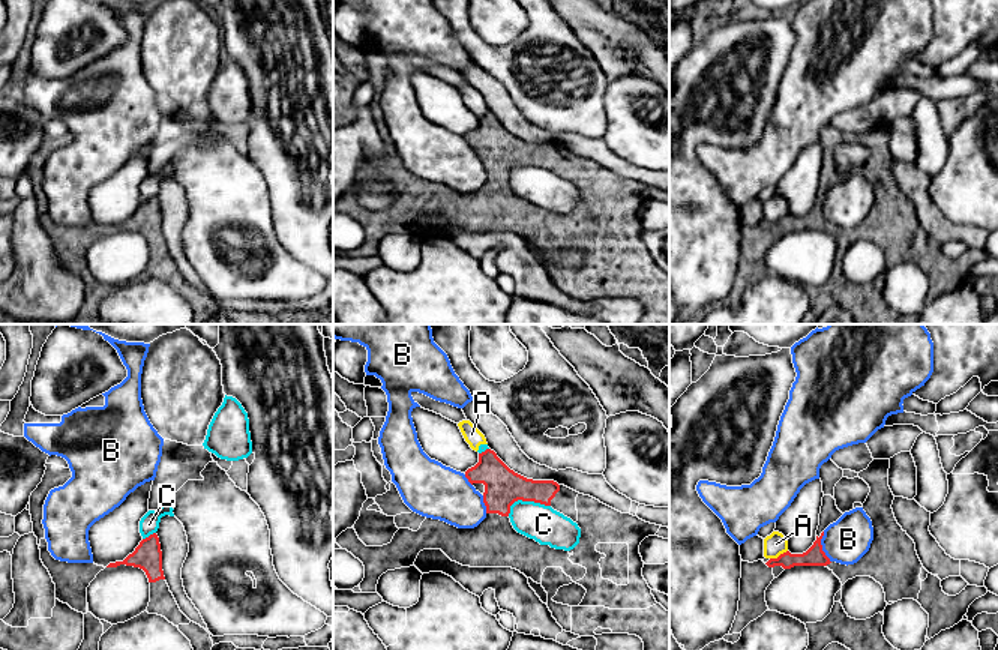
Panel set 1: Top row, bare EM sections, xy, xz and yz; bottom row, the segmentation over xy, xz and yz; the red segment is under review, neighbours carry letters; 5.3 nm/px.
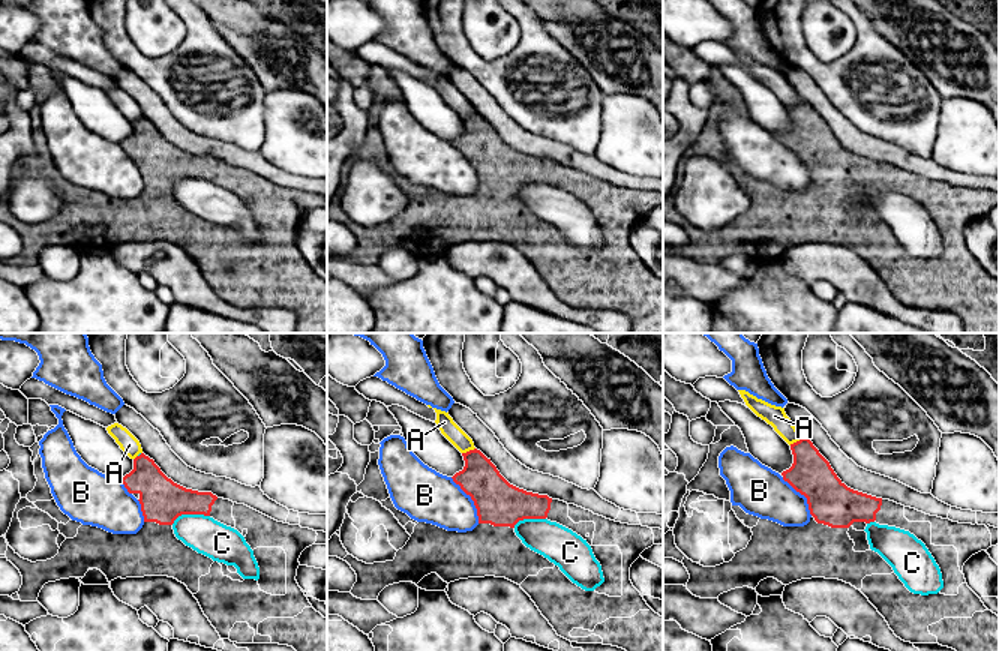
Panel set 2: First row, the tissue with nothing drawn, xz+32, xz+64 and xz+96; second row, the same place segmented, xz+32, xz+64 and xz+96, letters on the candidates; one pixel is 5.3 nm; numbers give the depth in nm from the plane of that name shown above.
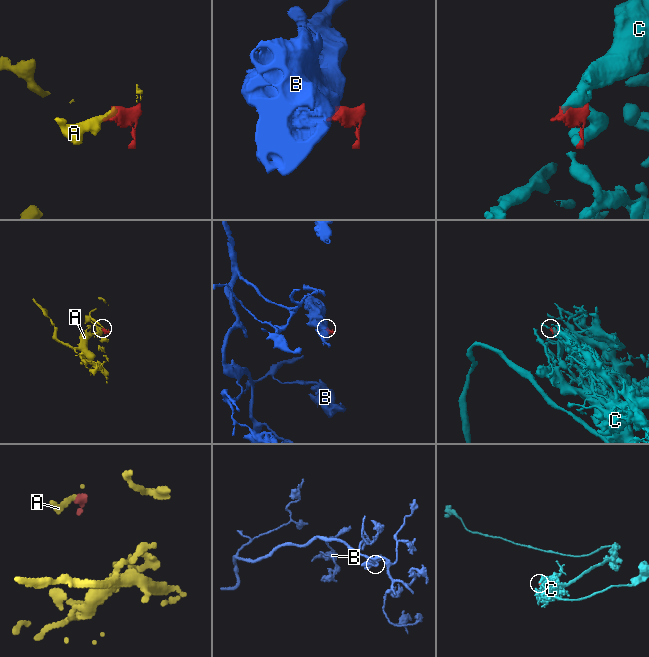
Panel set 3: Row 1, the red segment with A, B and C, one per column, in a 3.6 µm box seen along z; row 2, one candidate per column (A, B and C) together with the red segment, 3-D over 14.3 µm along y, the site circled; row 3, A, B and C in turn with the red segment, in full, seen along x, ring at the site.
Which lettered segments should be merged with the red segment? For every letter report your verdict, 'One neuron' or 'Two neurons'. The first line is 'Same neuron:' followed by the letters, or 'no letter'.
Same neuron: no letter
A: Two neurons
B: Two neurons
C: Two neurons

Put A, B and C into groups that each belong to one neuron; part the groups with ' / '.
A C / B

